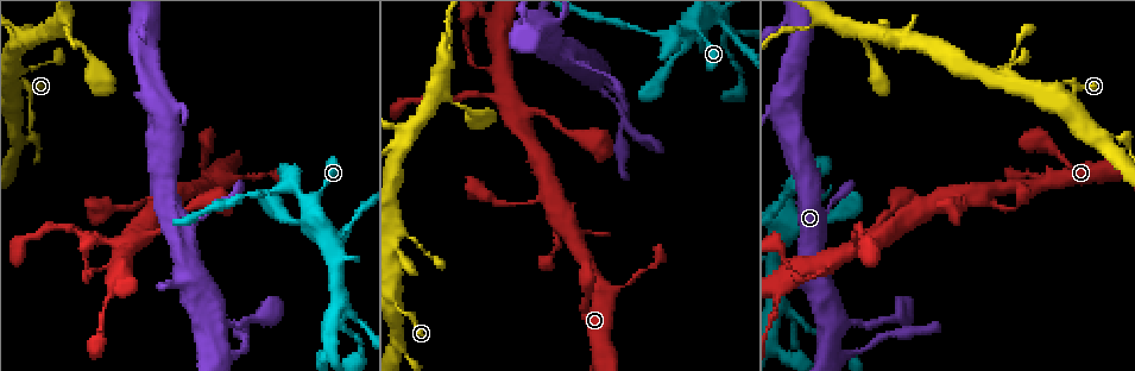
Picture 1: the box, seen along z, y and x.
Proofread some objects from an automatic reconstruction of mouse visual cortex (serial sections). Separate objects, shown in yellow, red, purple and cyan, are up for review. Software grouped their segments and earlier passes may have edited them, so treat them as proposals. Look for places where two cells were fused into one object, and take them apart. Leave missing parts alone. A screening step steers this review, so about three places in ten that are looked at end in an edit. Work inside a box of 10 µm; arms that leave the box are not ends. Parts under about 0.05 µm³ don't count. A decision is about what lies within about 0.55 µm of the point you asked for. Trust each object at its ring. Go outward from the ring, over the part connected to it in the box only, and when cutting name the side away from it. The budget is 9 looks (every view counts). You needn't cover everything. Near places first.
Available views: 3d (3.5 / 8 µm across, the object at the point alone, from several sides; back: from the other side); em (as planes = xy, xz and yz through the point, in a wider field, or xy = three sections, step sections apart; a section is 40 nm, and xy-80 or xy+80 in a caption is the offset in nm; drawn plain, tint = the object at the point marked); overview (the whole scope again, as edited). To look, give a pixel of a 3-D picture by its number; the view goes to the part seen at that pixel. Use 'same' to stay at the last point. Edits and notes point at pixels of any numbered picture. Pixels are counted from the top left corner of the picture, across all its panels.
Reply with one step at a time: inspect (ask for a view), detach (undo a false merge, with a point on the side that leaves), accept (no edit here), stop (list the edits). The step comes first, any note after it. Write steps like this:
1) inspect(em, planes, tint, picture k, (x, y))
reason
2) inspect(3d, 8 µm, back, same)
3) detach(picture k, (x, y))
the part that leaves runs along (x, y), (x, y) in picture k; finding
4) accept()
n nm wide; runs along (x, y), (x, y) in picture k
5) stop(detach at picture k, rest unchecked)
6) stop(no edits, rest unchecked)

inspect(3d, 3.5 µm, back, picture 1, (262, 192))
narrows sharply

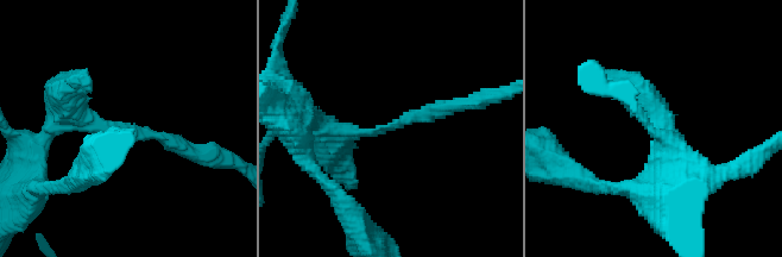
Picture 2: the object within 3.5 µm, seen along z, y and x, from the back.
inspect(em, xy, step 1, tint, picture 2, (389, 128))
arms of 200, 300 nm

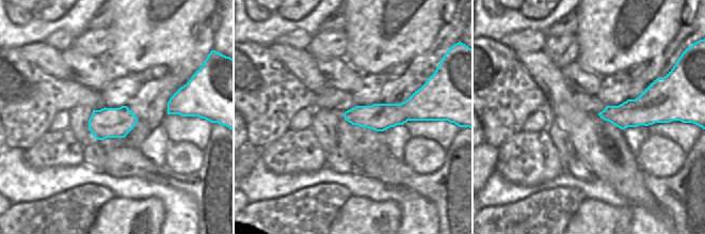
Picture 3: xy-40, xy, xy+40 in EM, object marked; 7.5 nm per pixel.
accept()
all the same cell

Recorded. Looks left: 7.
inspect(3d, 3.5 µm, picture 1, (230, 355))
thick turns thin

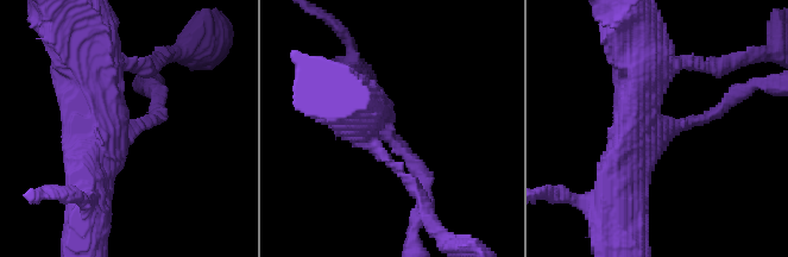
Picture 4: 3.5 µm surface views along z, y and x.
inspect(em, planes, tint, picture 4, (132, 125))
arms of 200, 500 nm; need the tissue

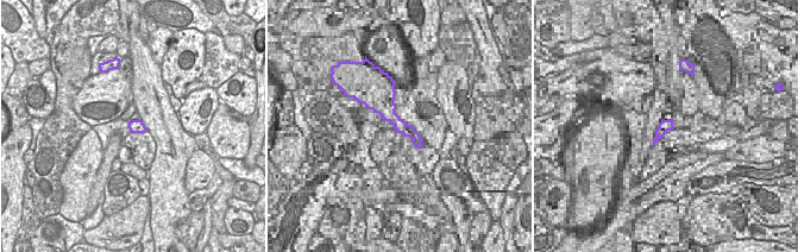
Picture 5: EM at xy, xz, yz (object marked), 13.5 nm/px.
accept()
runs along (357, 112), (416, 161), (423, 202) in picture 4; one cell here

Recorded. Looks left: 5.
inspect(3d, 3.5 µm, picture 1, (830, 266))
thin arm on a thick one

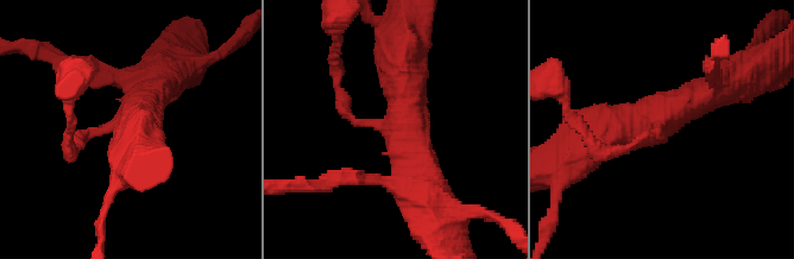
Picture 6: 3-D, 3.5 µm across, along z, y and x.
inspect(em, xy, step 1, tint, picture 6, (660, 125))
3 arms; arms of 150, 450, 500 nm; shape alone is not enough

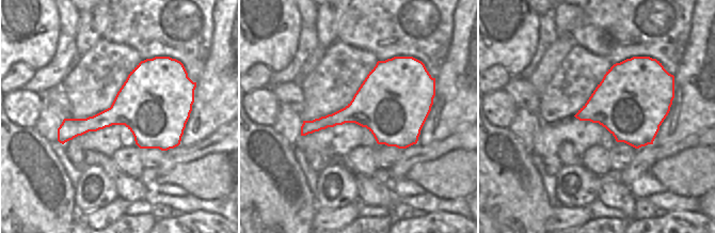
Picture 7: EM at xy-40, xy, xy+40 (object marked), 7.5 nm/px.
inspect(em, planes, tint, same)

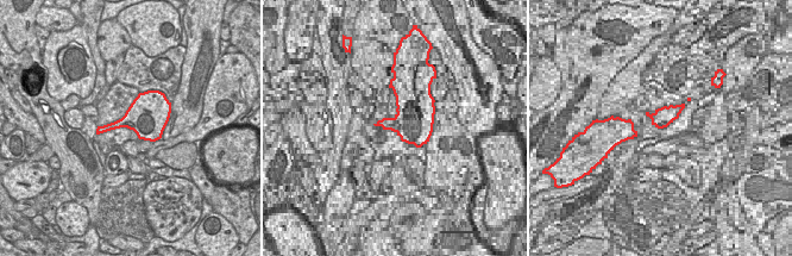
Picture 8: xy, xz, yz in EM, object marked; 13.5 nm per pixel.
accept()
runs along (725, 84), (588, 146) in picture 6; one cell here

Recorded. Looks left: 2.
inspect(3d, 3.5 µm, picture 1, (68, 23))
thick turns thin

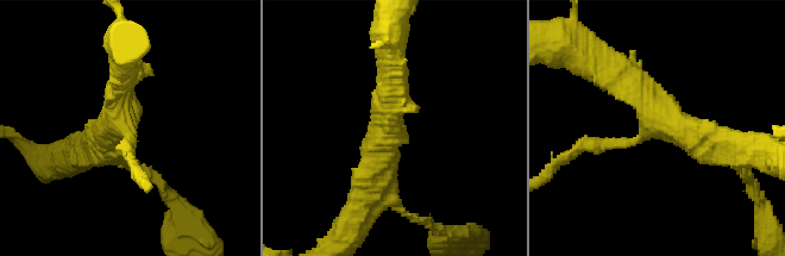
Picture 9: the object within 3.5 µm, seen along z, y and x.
inspect(em, planes, tint, picture 9, (642, 137))
3 arms; arms of 200, 250, 450 nm

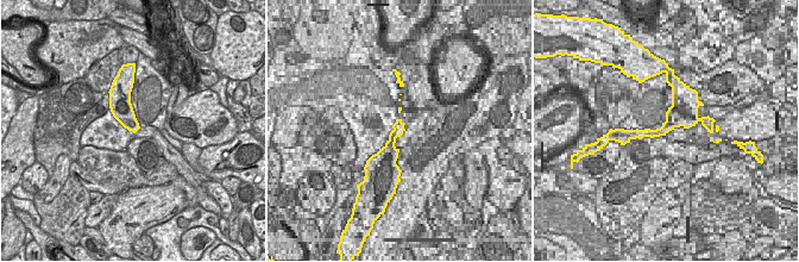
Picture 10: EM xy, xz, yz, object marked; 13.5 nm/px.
detach(picture 9, (592, 141))
280 nm wide; the part that leaves runs along (634, 142), (579, 145), (561, 160) in picture 9; two cells meet here

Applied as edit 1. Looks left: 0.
stop(detach at picture 9, rest unchecked)

